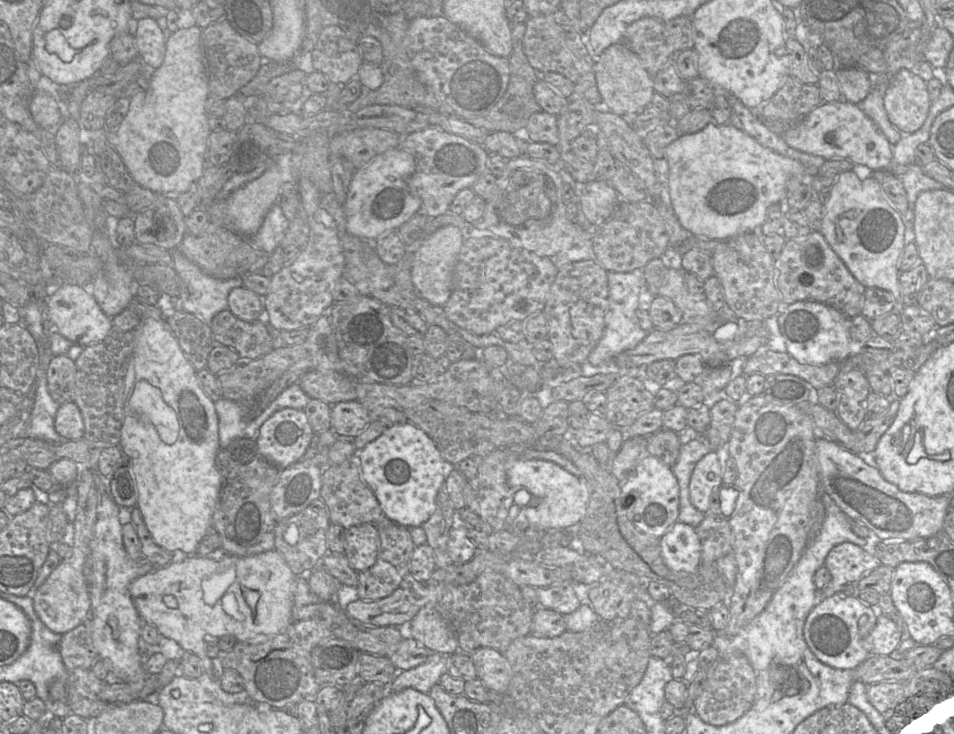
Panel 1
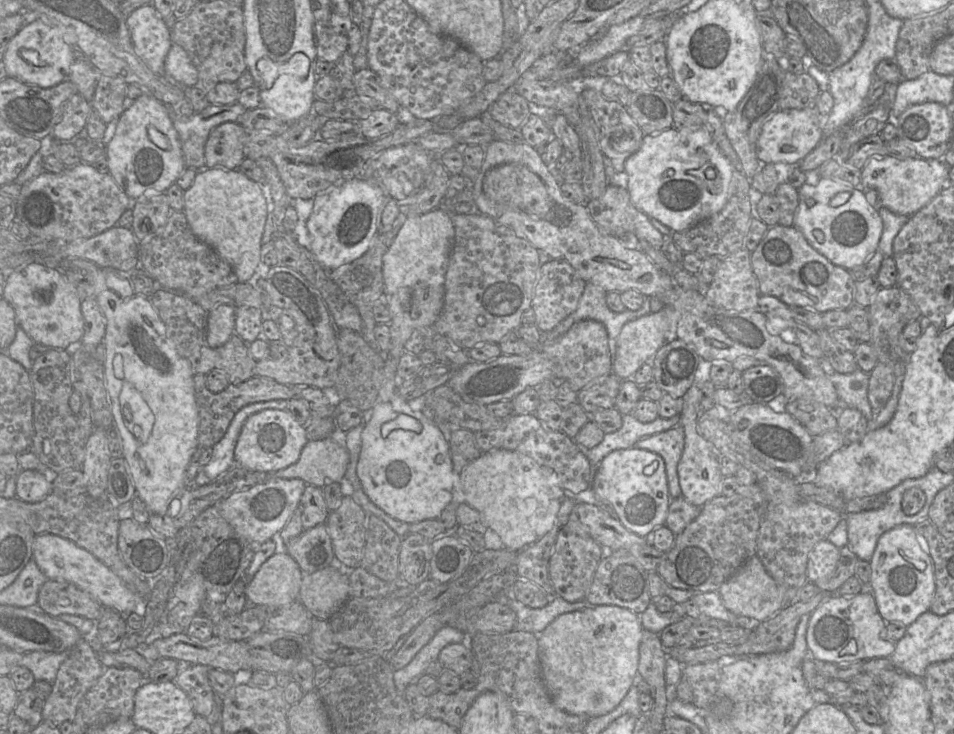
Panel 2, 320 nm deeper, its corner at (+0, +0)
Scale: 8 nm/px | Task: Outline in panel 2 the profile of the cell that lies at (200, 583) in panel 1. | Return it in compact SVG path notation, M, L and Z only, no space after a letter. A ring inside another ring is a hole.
M37 534L33 542L32 557L47 579L71 582L104 607L110 607L124 615L131 612L144 615L147 599L133 593L108 566L73 541L54 534Z

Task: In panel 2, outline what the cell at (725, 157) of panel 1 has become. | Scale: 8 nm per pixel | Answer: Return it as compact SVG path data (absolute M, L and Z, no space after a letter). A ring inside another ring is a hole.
M702 126L671 127L644 135L640 148L624 164L633 205L673 232L689 229L723 209L734 170Z

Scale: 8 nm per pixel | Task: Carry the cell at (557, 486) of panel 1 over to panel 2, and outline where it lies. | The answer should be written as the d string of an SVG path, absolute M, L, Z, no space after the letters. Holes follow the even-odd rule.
M491 449L487 452L484 452L470 462L459 474L461 484L463 487L463 492L465 494L466 503L475 508L481 515L484 524L494 530L501 538L507 549L512 551L520 551L528 545L534 543L543 537L548 531L553 527L557 513L560 509L560 506L564 500L565 490L559 485L558 476L556 473L548 467L539 465L531 457L522 454L517 451L507 450L507 449Z

